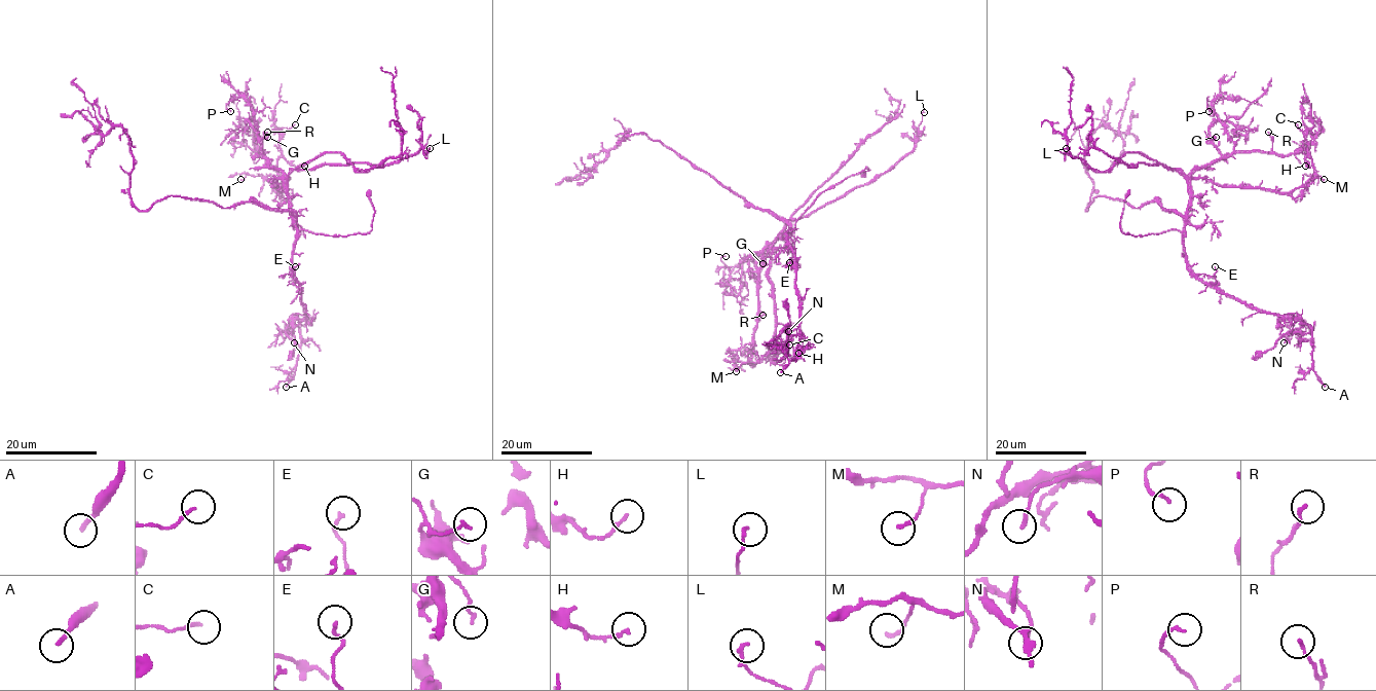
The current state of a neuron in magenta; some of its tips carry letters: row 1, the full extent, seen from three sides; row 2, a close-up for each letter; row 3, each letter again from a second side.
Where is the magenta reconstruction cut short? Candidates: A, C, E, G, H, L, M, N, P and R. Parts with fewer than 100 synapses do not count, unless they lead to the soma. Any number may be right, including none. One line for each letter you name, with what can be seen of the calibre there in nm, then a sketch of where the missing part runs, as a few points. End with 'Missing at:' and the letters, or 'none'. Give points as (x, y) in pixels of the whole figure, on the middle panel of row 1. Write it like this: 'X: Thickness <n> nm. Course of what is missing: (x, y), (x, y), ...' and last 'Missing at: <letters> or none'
A: Thickness 190 nm. Course of what is missing: (780, 372), (775, 379), (756, 385), (758, 391), (736, 392), (722, 389), (787, 390), (837, 413), (846, 427)
Missing at: A

